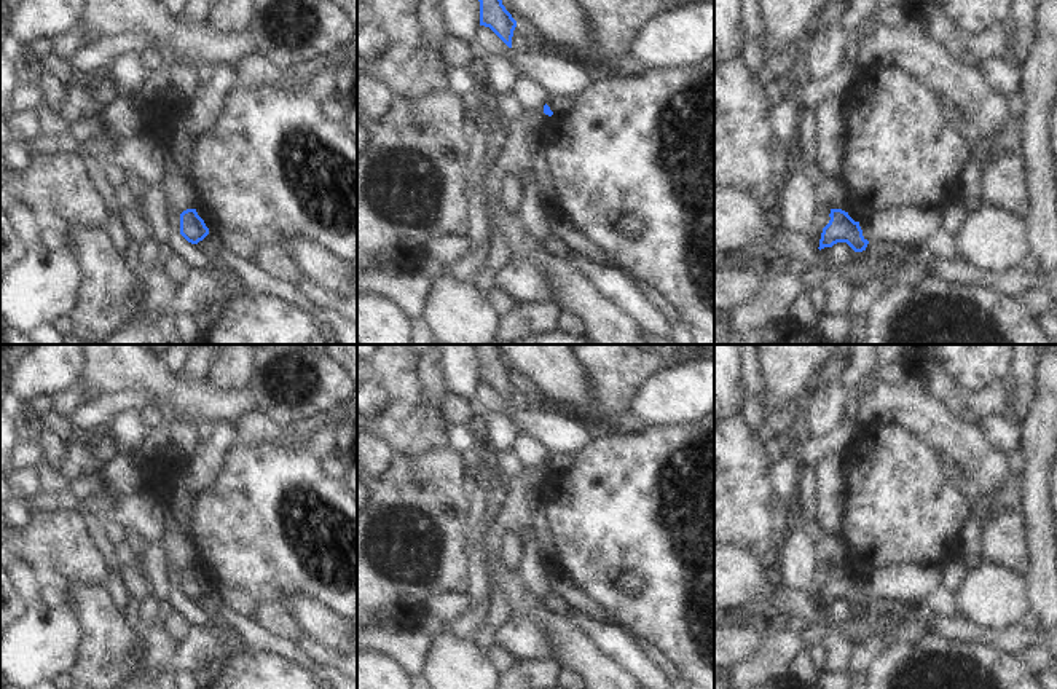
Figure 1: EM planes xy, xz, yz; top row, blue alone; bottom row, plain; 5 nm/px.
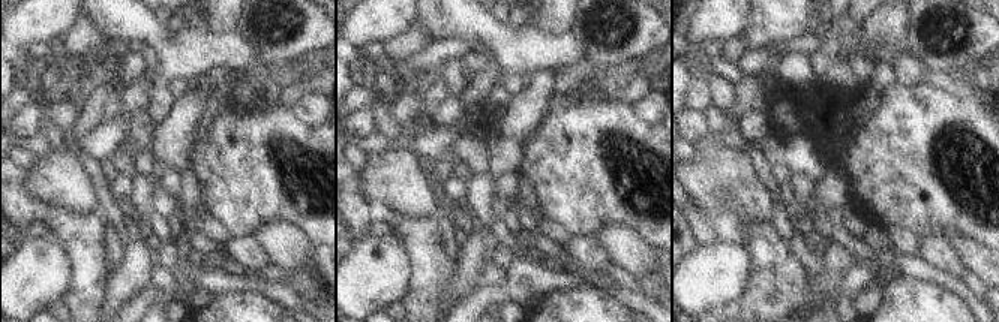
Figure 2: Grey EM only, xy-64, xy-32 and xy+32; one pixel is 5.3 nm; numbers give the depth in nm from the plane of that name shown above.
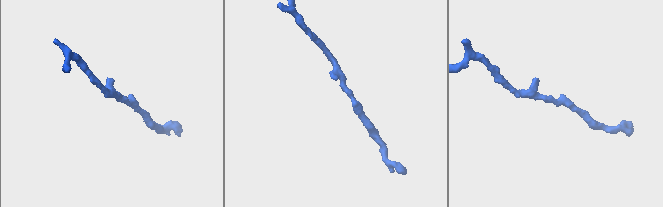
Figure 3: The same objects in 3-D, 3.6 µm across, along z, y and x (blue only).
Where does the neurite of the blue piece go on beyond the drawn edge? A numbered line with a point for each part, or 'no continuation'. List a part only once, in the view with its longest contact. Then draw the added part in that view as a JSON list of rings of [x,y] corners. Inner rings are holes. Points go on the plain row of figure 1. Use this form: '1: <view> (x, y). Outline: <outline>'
no continuation.

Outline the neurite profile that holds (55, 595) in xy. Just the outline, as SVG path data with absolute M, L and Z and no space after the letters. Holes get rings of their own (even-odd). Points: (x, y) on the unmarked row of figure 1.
M56 581L53 585L48 585L41 592L41 603L51 608L72 606L72 601L67 595L67 582Z

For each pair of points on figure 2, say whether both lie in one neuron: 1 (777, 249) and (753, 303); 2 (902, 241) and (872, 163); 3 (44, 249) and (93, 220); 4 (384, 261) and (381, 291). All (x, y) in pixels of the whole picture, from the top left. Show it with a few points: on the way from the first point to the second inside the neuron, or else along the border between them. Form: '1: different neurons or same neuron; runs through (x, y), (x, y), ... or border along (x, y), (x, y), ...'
1: same neuron; runs through (774, 262), (774, 282), (767, 289)
2: different neurons; border along (873, 229), (879, 226), (908, 228), (918, 238)
3: different neurons; border along (50, 235), (66, 250), (74, 273)
4: same neuron; runs through (381, 268), (381, 283)

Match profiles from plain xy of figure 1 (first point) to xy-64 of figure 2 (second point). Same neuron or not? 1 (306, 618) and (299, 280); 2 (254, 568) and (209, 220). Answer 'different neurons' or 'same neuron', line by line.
1: different neurons
2: different neurons

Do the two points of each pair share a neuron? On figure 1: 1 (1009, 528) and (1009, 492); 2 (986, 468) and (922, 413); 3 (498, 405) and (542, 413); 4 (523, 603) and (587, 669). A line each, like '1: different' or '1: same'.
1: same
2: same
3: same
4: same

